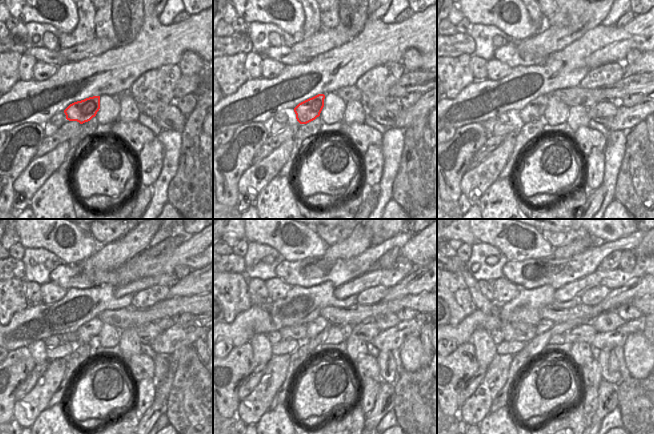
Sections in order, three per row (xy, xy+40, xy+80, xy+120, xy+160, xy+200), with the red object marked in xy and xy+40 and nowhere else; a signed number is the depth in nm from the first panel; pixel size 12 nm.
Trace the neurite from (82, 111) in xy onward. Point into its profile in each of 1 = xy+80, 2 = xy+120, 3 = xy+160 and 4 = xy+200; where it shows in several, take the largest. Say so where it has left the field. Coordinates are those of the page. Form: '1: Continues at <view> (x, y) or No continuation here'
1: Continues at xy+80 (533, 110)
2: Continues at xy+120 (87, 331)
3: Continues at xy+160 (315, 327)
4: Continues at xy+200 (544, 325)

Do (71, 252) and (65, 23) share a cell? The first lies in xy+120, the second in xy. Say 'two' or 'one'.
one

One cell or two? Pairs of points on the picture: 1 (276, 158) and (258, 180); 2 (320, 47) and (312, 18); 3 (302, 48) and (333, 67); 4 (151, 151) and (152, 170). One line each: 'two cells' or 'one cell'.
1: one cell
2: two cells
3: two cells
4: one cell

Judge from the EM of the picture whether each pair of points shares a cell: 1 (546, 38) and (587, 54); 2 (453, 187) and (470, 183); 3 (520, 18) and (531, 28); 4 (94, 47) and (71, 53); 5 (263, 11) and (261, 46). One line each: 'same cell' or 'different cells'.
1: different cells
2: different cells
3: same cell
4: same cell
5: different cells

